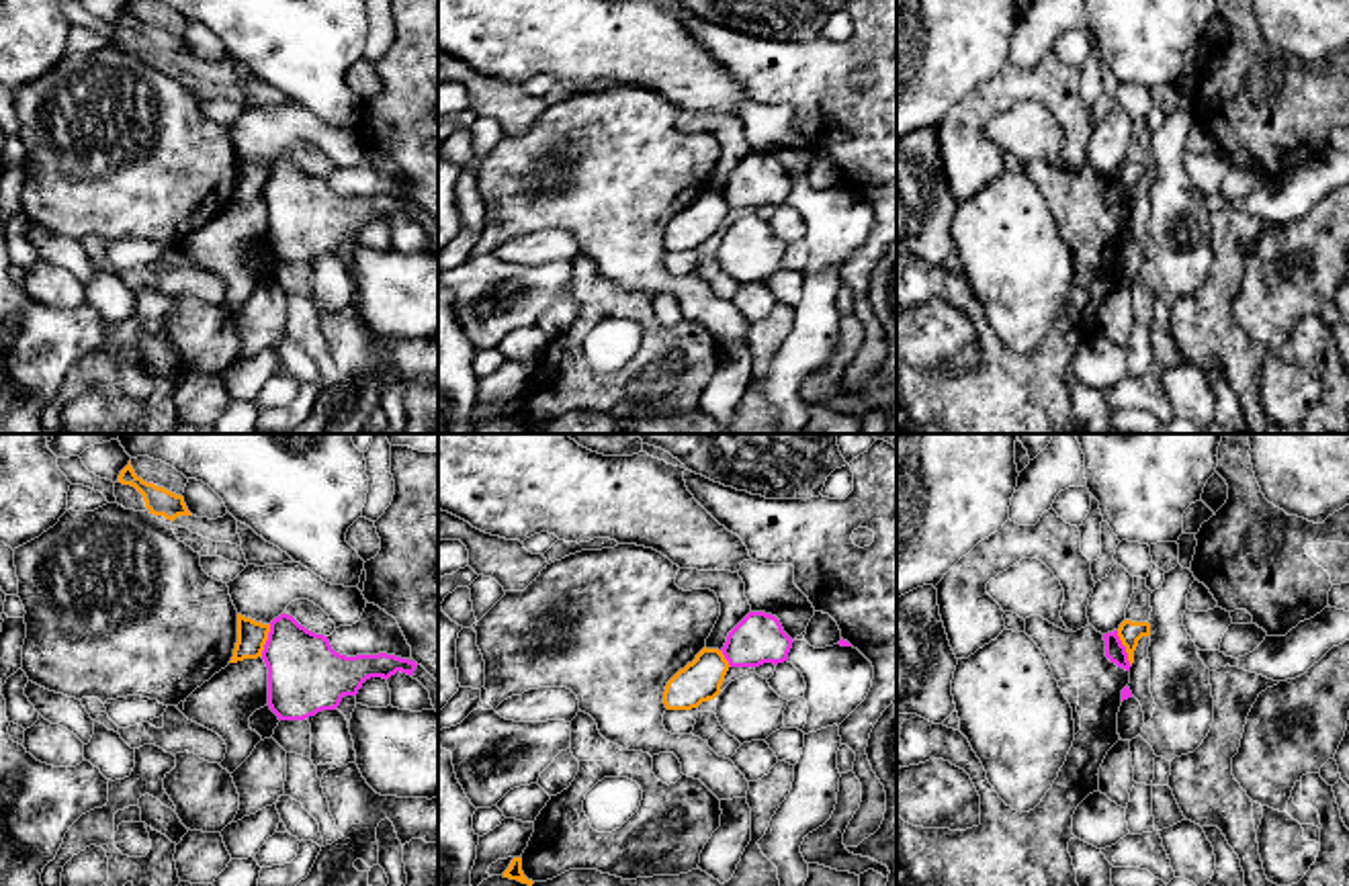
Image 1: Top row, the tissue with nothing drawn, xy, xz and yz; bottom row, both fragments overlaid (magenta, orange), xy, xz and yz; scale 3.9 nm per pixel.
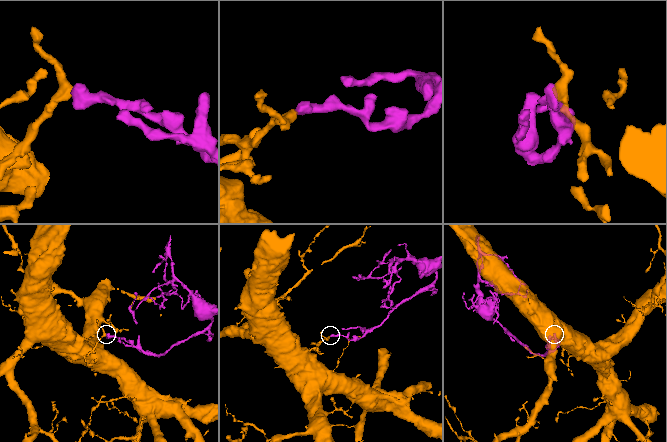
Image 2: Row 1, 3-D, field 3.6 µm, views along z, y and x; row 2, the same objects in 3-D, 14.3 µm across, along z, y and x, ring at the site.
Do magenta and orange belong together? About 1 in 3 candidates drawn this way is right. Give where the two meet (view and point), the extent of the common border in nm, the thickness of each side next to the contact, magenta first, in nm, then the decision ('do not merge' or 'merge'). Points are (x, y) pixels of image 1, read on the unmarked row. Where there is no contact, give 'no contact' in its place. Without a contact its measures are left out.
contact yz (1124, 191); length 160 nm; calibres 80 and 90 nm; do not merge

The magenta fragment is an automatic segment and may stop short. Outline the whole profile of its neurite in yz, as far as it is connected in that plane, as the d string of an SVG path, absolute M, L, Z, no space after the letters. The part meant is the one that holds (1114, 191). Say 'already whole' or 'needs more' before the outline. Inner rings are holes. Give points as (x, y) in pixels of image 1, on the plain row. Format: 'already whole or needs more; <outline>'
already whole; M1118 172L1103 176L1105 182L1105 198L1116 205L1118 209L1130 213L1130 203L1126 188L1122 186Z

